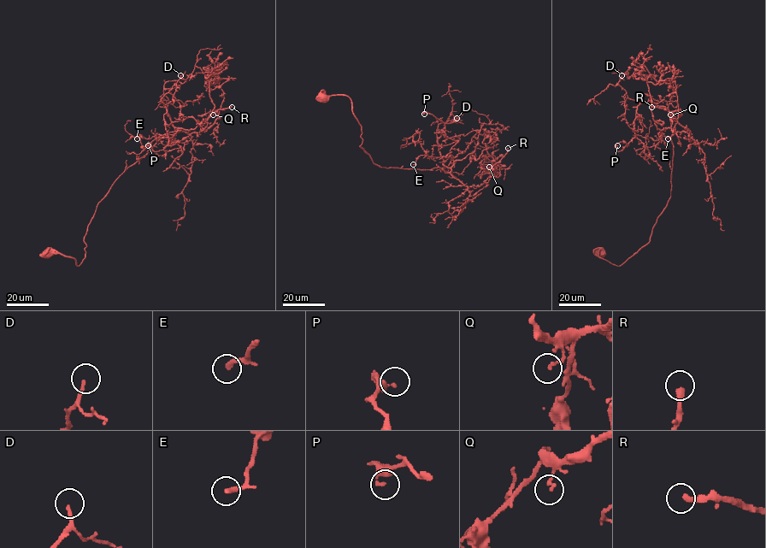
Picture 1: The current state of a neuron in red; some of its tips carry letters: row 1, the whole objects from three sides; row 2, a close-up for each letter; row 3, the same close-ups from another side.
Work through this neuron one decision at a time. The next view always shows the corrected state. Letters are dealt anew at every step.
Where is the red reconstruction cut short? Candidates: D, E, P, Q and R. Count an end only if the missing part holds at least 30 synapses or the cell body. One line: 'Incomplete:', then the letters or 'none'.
Incomplete: D, R

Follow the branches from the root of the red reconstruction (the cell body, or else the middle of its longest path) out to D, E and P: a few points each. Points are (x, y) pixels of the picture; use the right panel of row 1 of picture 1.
D: (601, 251), (612, 263), (624, 262), (649, 241), (670, 196), (669, 114), (630, 99), (618, 84), (621, 75)
E: (601, 251), (620, 266), (649, 241), (670, 196), (676, 132), (669, 127), (658, 134), (668, 138)
P: (601, 251), (624, 262), (670, 198), (668, 110), (643, 101), (635, 136), (617, 145)

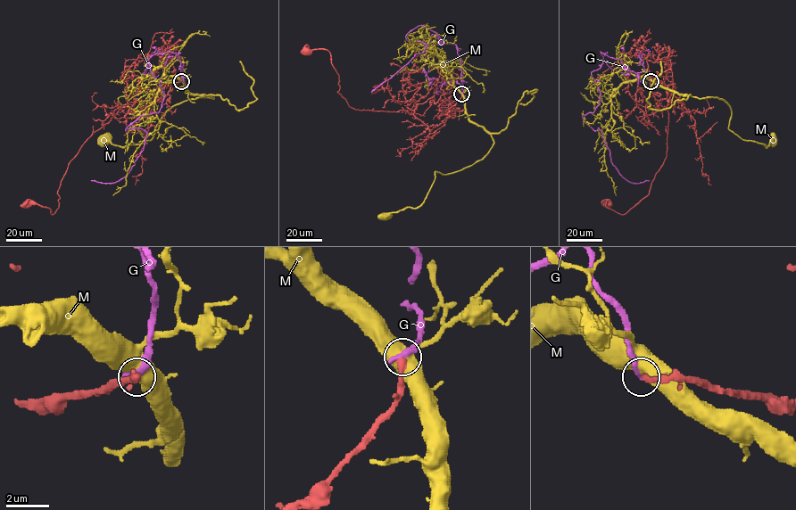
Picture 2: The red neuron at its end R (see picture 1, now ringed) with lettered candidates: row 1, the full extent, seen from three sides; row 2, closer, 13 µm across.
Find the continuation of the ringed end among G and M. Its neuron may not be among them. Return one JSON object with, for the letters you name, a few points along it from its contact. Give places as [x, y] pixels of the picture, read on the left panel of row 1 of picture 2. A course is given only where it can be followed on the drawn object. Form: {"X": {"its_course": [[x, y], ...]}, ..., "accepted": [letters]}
{"accepted": []}

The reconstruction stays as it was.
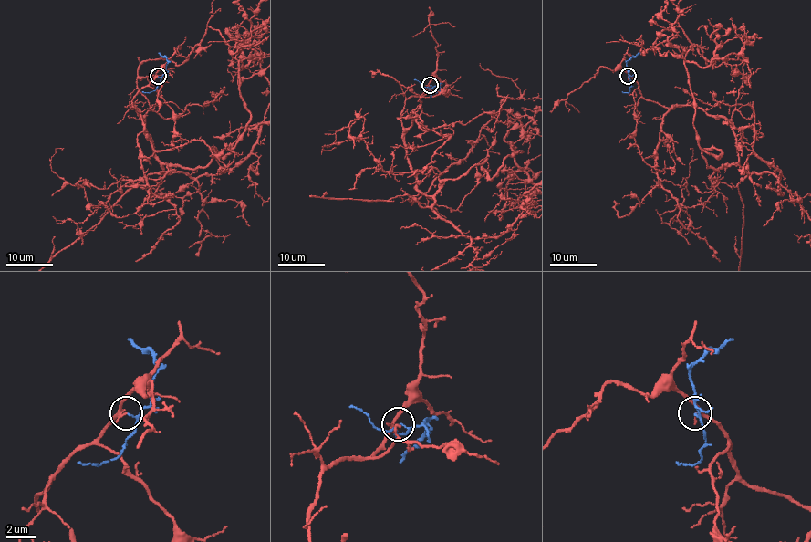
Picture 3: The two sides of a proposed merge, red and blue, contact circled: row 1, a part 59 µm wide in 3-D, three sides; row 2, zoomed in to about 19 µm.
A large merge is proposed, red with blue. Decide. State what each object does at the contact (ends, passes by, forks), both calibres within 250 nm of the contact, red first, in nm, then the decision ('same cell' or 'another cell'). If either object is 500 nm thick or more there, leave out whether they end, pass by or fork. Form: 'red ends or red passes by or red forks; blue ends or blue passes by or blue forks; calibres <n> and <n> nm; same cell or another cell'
red passes by; blue passes by; calibres 190 and 90 nm; another cell

